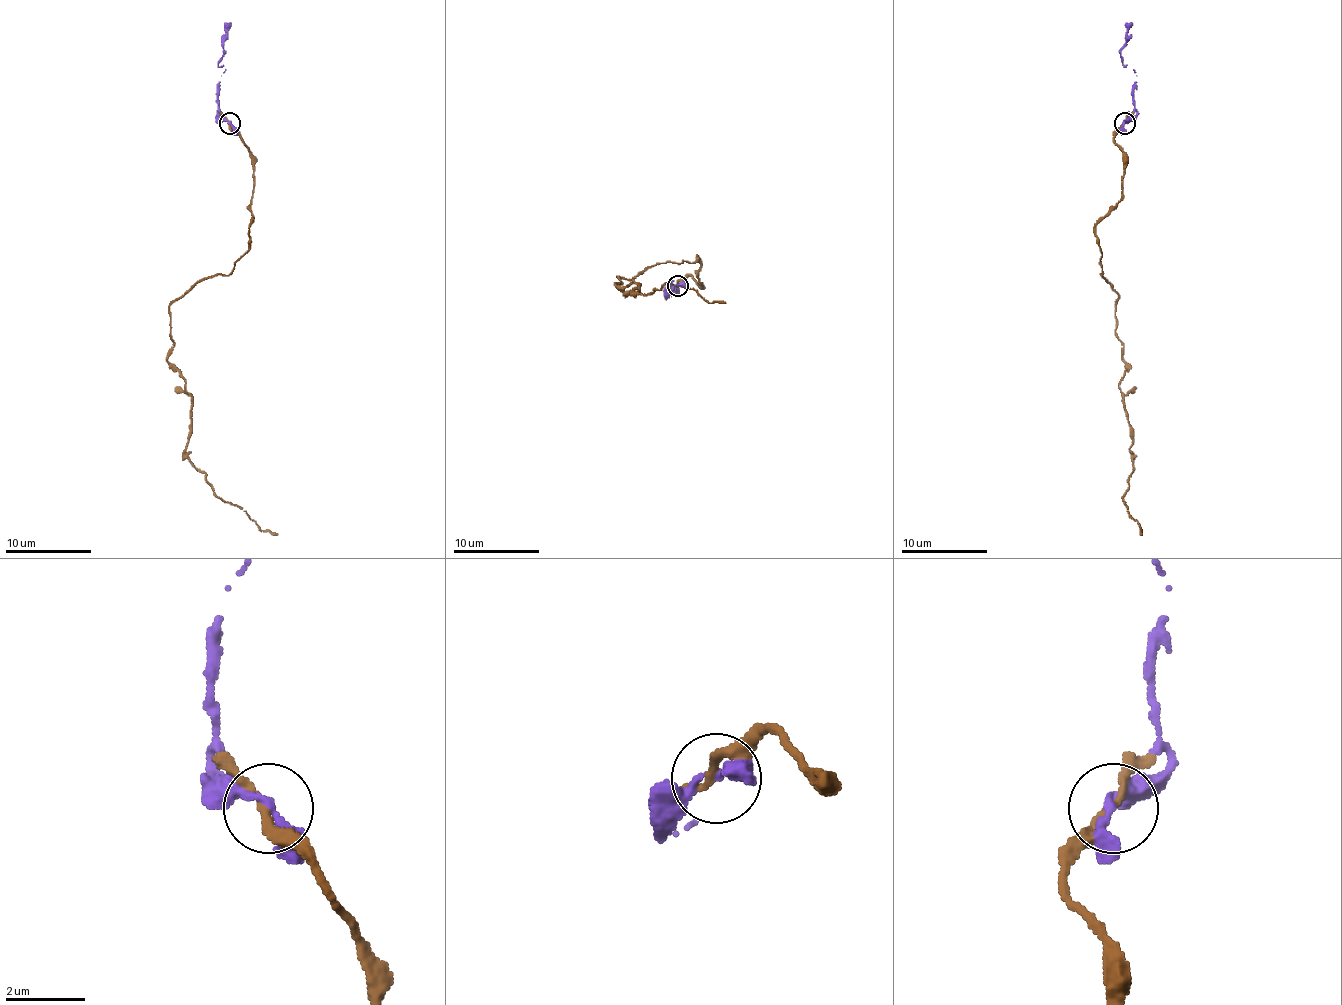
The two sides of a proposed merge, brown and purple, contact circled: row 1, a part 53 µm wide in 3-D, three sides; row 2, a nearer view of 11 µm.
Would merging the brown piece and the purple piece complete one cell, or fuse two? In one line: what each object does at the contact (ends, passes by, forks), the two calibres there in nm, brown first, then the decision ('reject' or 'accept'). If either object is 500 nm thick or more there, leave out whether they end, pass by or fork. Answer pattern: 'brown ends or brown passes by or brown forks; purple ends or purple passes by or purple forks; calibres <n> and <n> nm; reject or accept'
brown passes by; purple passes by; calibres 180 and 200 nm; accept

